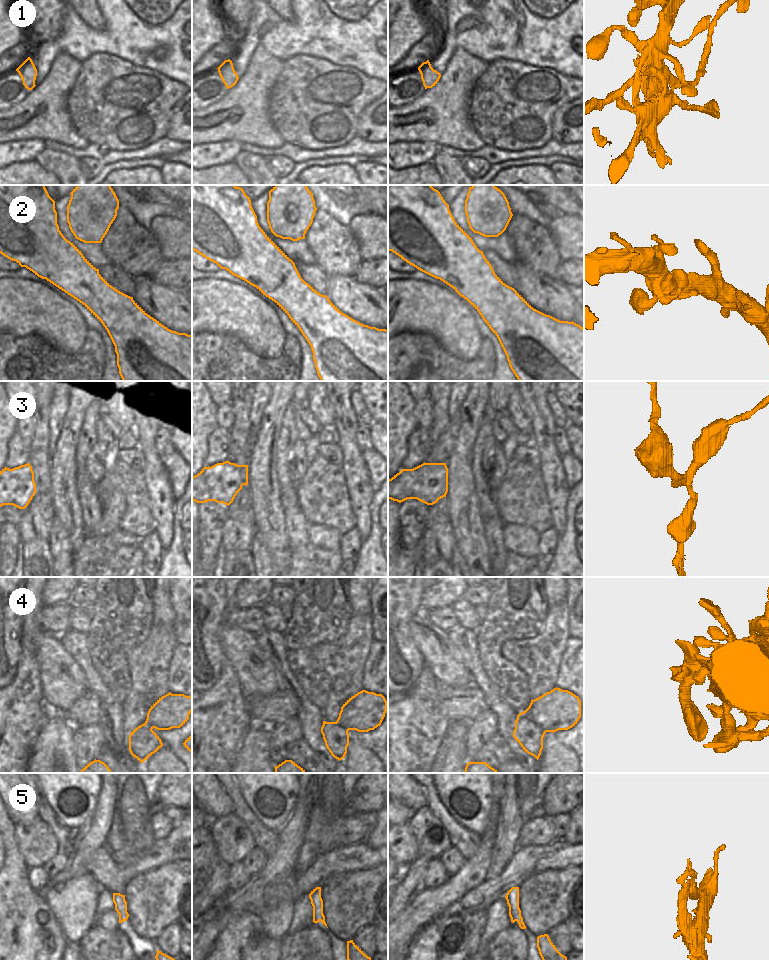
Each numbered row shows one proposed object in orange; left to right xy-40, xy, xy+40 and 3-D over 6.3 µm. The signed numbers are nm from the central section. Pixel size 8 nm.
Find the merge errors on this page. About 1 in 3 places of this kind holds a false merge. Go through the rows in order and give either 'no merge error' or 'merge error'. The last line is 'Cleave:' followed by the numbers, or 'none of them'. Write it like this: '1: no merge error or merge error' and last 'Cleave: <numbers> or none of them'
1: merge error
2: no merge error
3: no merge error
4: no merge error
5: no merge error
Cleave: 1

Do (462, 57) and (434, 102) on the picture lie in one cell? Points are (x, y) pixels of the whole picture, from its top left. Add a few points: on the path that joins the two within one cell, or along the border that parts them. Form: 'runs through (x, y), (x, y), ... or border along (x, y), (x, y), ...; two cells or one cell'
runs through (462, 68), (459, 78), (445, 92); one cell

